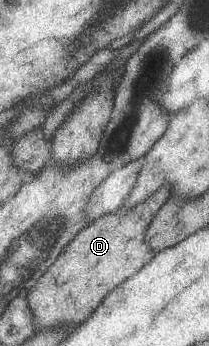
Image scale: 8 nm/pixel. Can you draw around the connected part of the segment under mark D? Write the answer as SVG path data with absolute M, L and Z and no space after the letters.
M162 184L133 208L102 214L67 242L64 252L27 296L39 329L79 325L95 312L112 289L154 258L154 250L144 244L144 232L171 194L172 186Z

